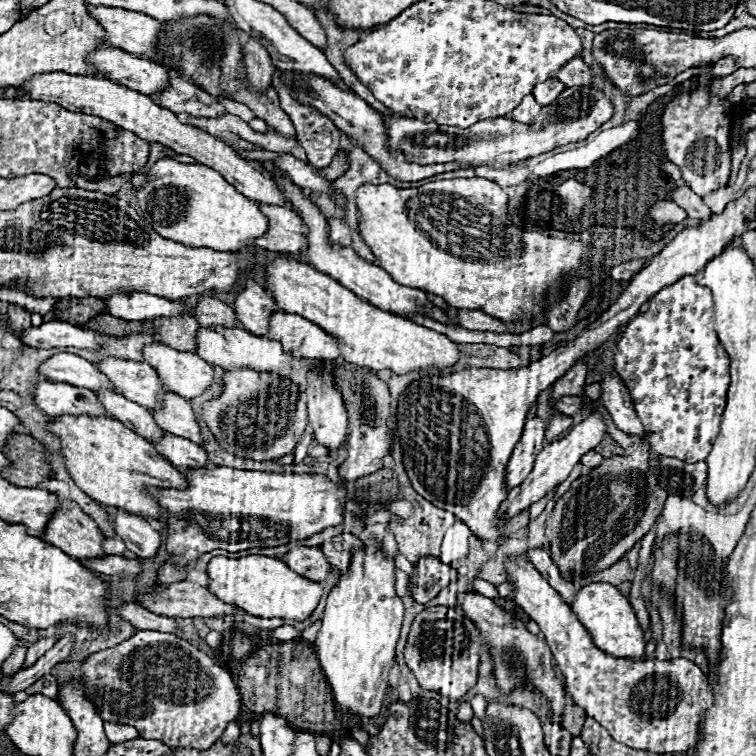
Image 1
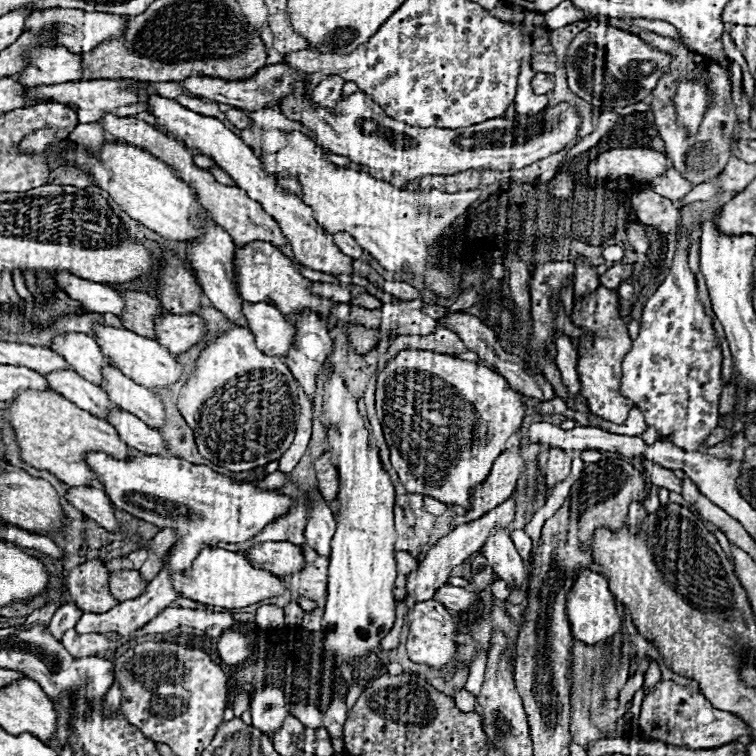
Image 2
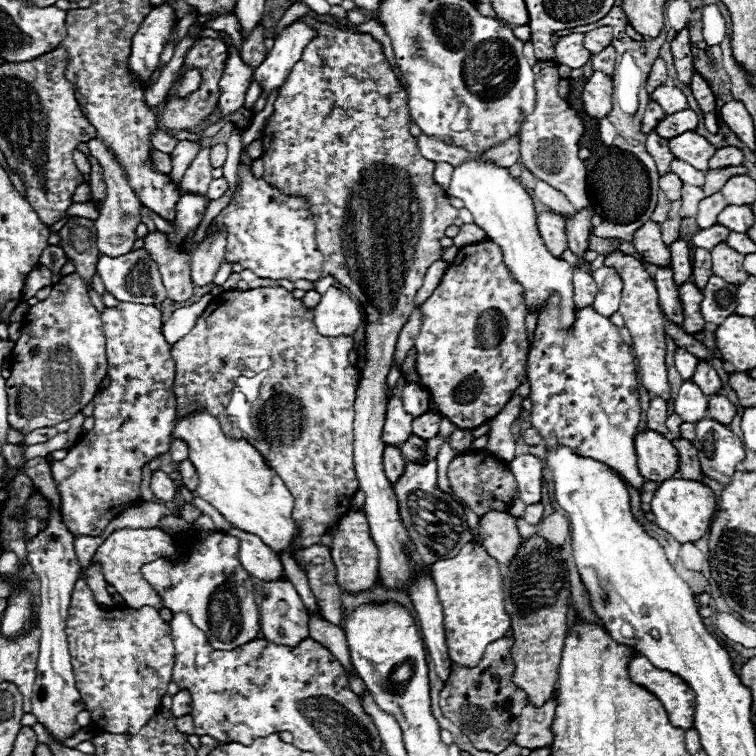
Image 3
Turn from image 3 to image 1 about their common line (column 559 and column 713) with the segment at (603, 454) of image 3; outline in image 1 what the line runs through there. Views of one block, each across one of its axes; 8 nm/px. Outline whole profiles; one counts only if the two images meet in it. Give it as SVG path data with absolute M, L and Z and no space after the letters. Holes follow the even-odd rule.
M682 276L678 282L654 294L648 300L648 310L628 322L616 348L614 368L632 394L634 408L644 426L644 438L648 438L650 446L660 456L684 462L706 460L720 428L730 384L730 358L714 330L714 298L710 288L700 286L694 276Z

